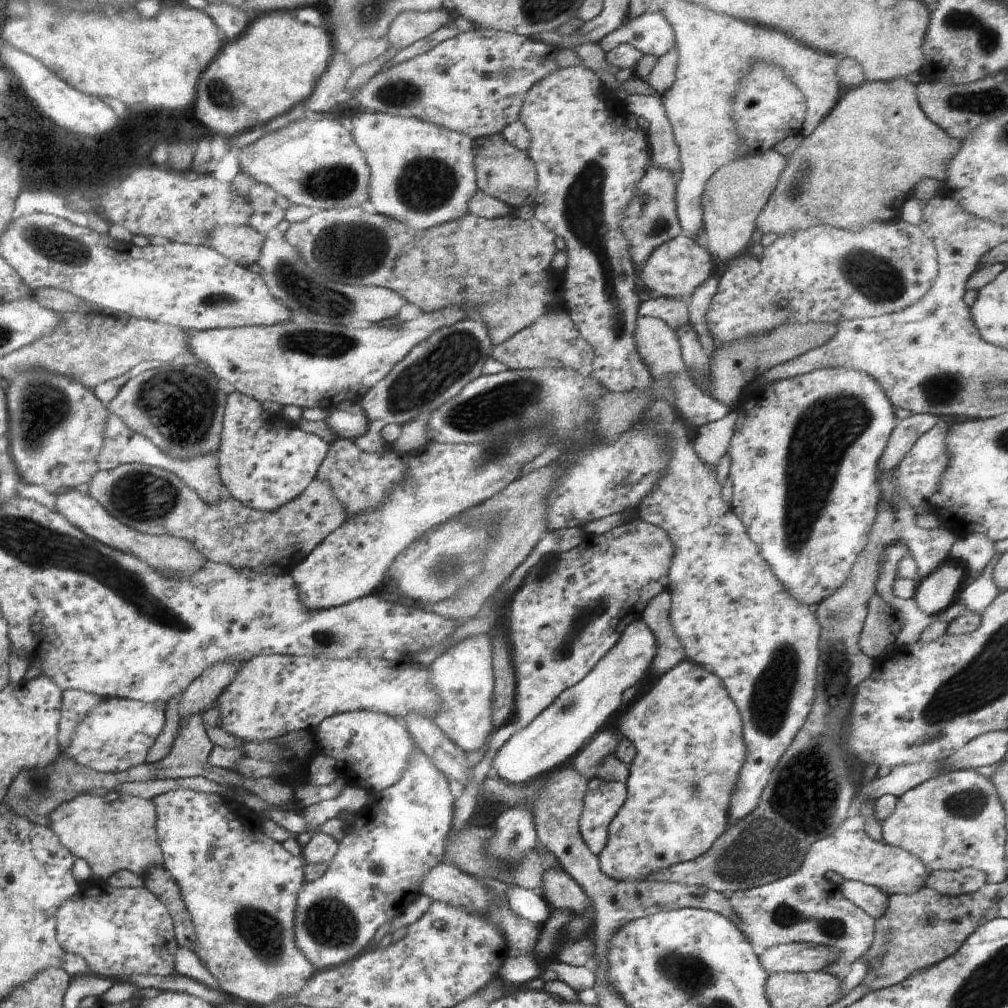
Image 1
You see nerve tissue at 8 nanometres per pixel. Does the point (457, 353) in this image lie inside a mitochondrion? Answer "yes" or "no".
yes

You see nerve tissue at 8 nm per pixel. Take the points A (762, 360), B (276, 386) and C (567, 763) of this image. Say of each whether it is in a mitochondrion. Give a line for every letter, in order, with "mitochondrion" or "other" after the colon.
A: other
B: other
C: other

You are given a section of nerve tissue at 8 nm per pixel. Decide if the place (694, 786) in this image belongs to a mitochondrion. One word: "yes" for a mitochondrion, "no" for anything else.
yes

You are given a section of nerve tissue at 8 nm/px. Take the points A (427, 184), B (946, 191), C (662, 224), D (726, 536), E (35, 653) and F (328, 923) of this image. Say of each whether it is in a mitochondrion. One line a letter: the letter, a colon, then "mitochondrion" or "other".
A: mitochondrion
B: other
C: mitochondrion
D: mitochondrion
E: other
F: mitochondrion

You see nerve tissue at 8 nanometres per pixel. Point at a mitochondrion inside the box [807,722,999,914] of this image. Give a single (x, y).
(969, 803)

